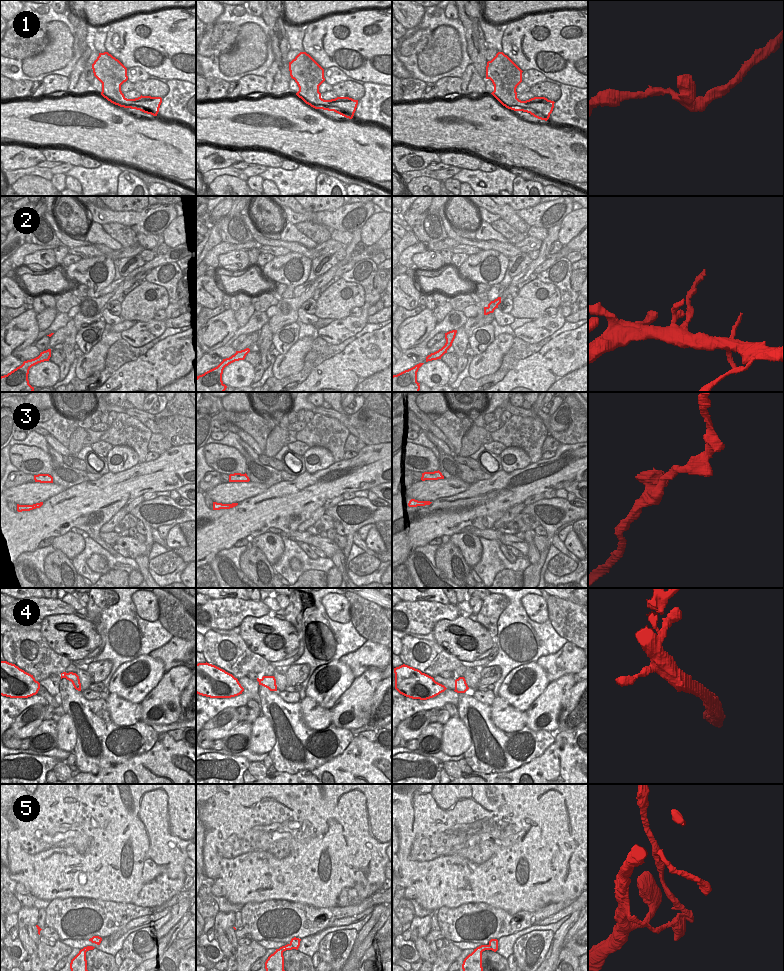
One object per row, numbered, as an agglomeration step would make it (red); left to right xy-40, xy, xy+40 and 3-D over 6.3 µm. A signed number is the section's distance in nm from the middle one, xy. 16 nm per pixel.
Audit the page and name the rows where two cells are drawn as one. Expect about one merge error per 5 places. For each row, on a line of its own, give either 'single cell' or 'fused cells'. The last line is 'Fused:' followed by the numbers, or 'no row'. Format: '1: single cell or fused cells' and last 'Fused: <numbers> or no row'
1: single cell
2: single cell
3: single cell
4: single cell
5: fused cells
Fused: 5

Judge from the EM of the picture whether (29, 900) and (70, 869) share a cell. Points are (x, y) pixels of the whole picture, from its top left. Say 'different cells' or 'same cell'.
different cells

